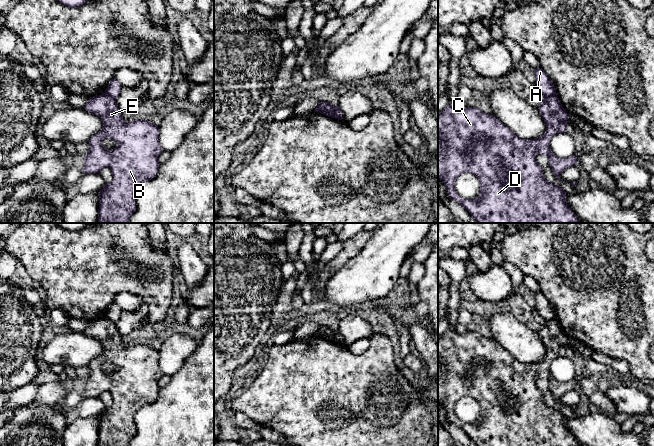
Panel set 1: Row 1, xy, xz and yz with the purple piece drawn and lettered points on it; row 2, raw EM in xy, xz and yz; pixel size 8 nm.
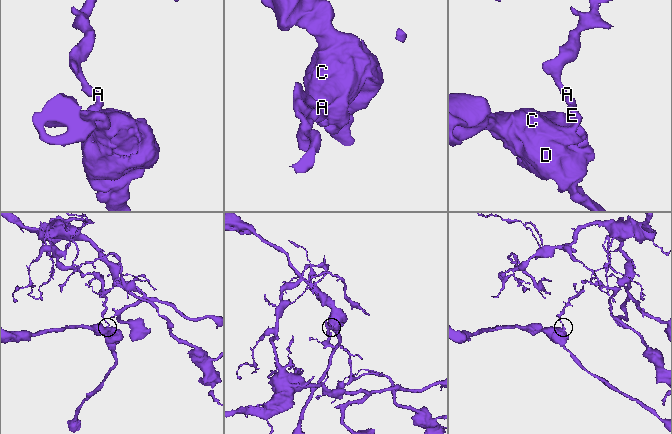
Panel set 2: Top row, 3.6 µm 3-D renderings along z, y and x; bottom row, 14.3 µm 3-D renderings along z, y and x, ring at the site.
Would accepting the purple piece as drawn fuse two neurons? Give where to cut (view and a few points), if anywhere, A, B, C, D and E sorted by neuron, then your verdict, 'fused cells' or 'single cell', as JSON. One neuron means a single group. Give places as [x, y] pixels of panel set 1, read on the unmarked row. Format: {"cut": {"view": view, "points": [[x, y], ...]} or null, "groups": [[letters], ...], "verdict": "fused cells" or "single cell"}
{"cut": {"view": "xz", "points": [[334, 330], [336, 342]]}, "groups": [["A"], ["B", "C", "D", "E"]], "verdict": "fused cells"}

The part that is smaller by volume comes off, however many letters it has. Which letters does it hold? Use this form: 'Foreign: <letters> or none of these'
Foreign: B, C, D, E

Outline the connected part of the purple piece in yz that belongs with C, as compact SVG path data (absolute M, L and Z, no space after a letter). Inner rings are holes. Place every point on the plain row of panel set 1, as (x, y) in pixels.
M545 320L542 326L540 327L540 329L538 330L538 335L540 336L540 339L542 340L546 348L546 355L541 361L538 361L535 363L520 362L514 356L512 356L506 349L504 349L495 339L487 338L477 331L468 330L467 332L463 334L459 334L454 330L447 329L441 336L438 336L438 404L441 404L446 410L446 414L450 423L461 428L477 446L580 446L577 440L575 439L575 437L567 428L566 416L564 415L564 413L554 407L547 405L544 402L543 393L536 384L537 378L545 379L548 382L548 389L553 395L553 397L555 398L556 402L560 406L565 406L560 402L560 398L566 392L577 388L577 378L567 381L567 382L559 382L550 373L550 364L555 358L566 356L566 350L567 350L567 347L569 346L569 338L563 332L557 320ZM467 396L474 398L480 405L480 418L475 423L463 422L457 417L455 413L456 403L461 398L467 397Z

